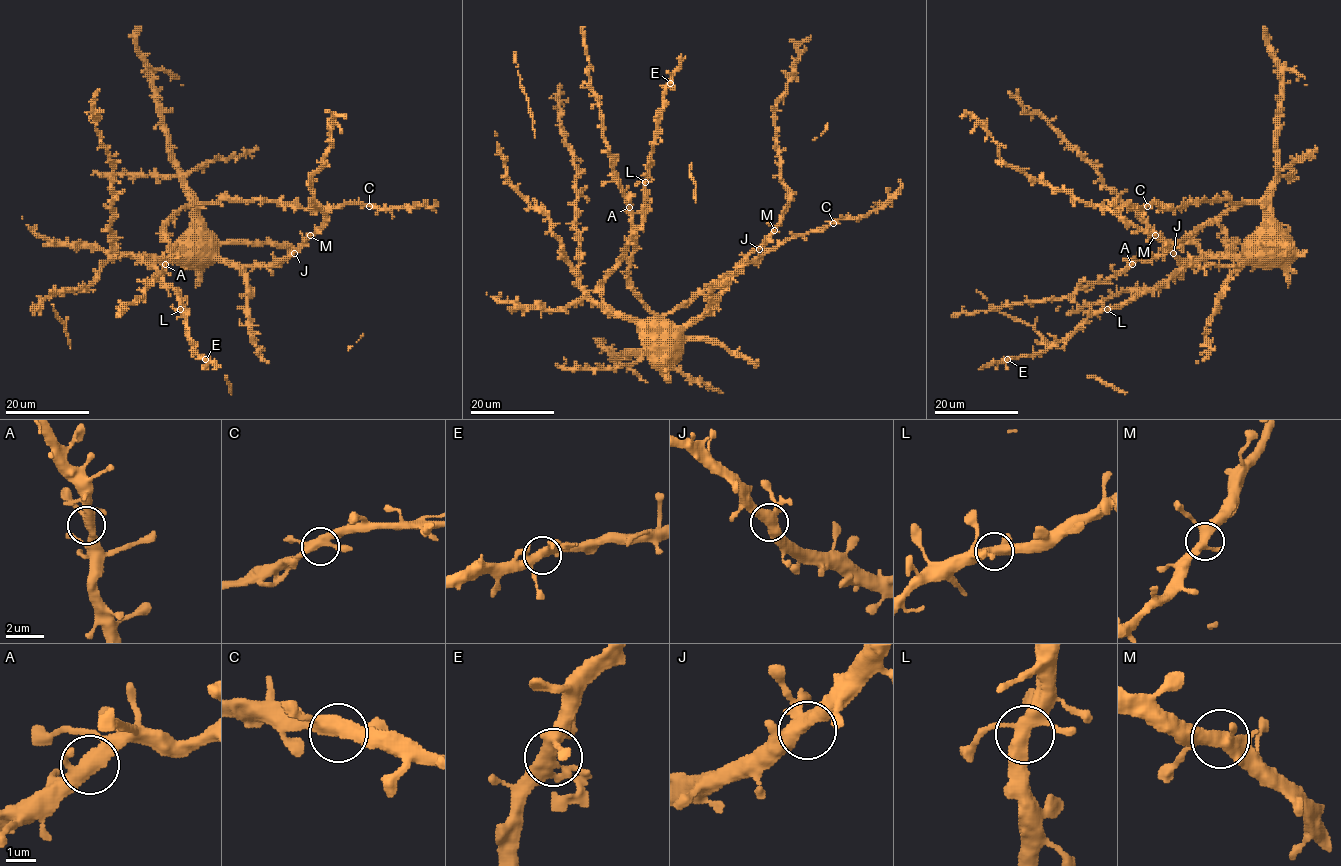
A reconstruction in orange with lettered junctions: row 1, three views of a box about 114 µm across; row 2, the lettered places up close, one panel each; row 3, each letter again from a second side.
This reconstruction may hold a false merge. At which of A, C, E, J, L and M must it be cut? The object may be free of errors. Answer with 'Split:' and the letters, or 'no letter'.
Split: no letter

